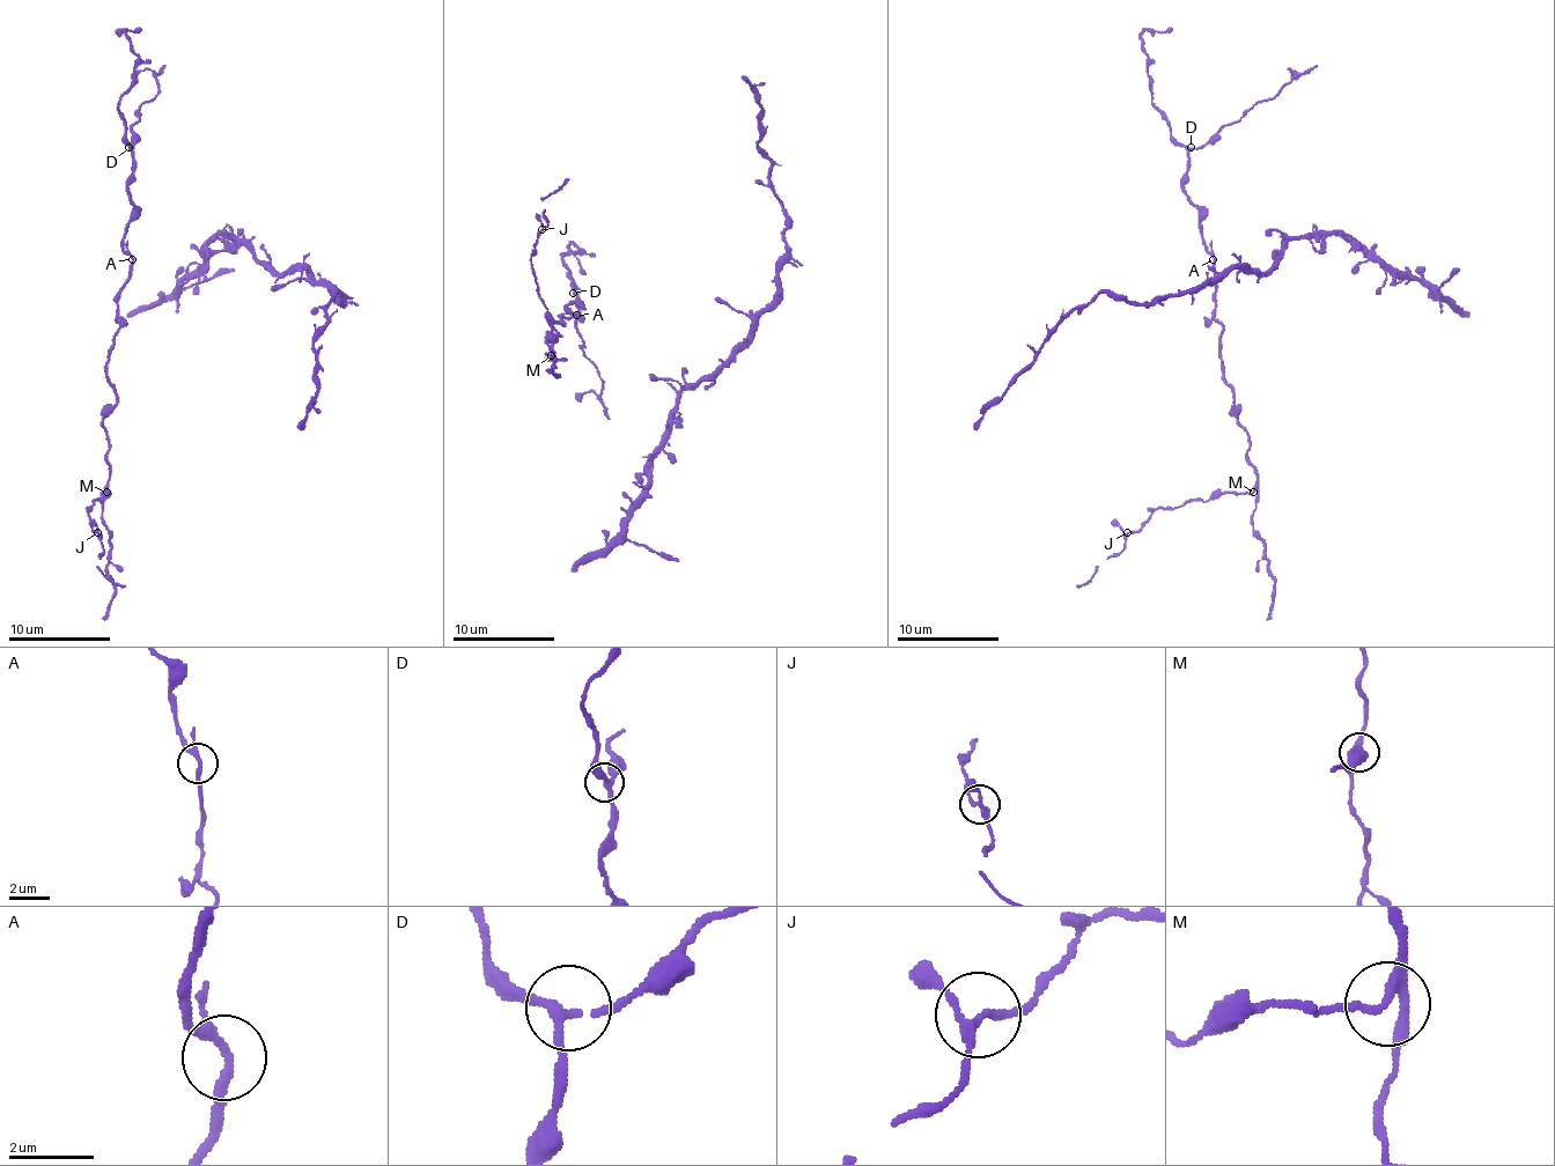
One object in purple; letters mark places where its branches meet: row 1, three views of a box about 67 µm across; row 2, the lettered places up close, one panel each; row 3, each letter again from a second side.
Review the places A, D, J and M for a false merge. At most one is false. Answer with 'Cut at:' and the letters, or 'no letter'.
Cut at: no letter

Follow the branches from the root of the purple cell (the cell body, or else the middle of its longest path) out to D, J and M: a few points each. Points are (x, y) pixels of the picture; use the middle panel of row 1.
D: (579, 318), (568, 308), (579, 297), (573, 285), (573, 293)
J: (579, 318), (551, 325), (561, 336), (548, 340), (553, 359), (553, 318), (530, 262), (540, 229)
M: (579, 318), (561, 318), (564, 325), (551, 325), (561, 336), (548, 340), (553, 359), (551, 355)

